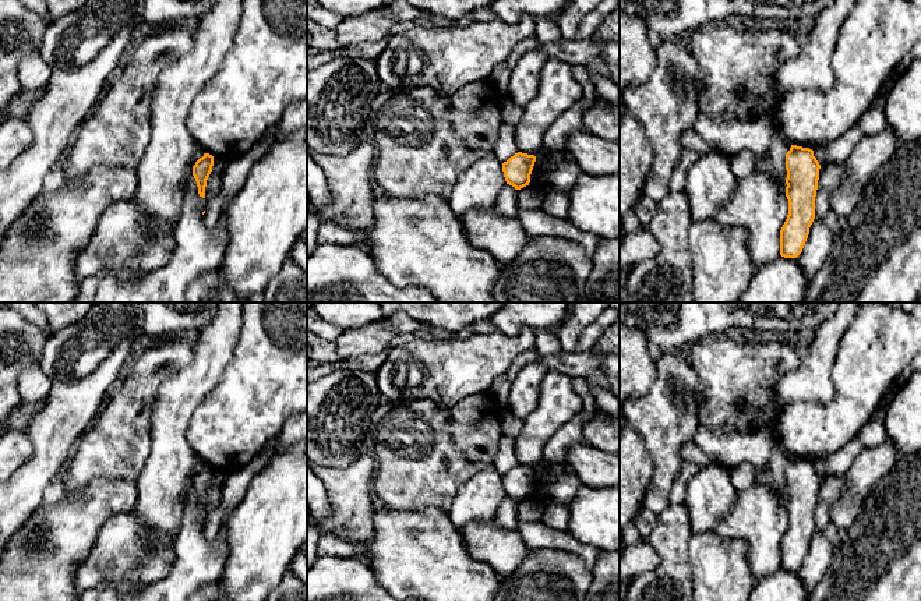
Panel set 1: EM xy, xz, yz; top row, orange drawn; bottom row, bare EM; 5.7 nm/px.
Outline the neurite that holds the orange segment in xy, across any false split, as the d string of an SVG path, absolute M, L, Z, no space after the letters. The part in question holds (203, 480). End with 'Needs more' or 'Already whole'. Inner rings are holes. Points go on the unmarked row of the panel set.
M204 466L204 469L200 470L193 478L193 488L197 494L198 506L202 510L205 510L207 492L212 484L212 478L214 478L214 469L209 466Z. Already whole

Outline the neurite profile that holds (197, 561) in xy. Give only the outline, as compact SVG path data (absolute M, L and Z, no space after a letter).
M198 460L190 473L187 508L180 533L174 540L174 561L169 573L140 593L103 588L96 601L188 601L200 587L220 577L227 558L226 531L222 526L214 542L202 535L208 512L198 506L193 488L193 478L204 466Z

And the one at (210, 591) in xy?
M216 581L200 587L188 601L229 601L220 591Z

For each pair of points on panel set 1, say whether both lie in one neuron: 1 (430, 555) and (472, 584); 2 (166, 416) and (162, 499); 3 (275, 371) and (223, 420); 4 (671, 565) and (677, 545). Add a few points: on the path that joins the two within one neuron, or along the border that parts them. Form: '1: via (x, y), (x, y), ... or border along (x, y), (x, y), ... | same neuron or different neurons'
1: via (440, 565), (462, 584) | same neuron
2: via (166, 437), (166, 472), (163, 478) | same neuron
3: via (263, 384), (236, 407) | same neuron
4: via (674, 561), (674, 550) | same neuron

